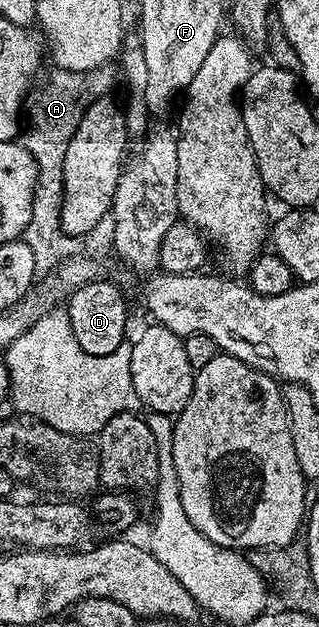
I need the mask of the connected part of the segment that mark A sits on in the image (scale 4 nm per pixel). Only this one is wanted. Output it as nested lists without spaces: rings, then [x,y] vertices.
[[[54,68],[53,73],[46,79],[45,83],[38,88],[32,88],[24,98],[24,110],[29,115],[29,129],[24,130],[21,137],[21,143],[33,155],[34,161],[38,167],[38,181],[35,184],[33,207],[31,208],[30,221],[26,225],[23,232],[22,240],[33,252],[34,271],[38,278],[46,278],[54,273],[60,265],[71,260],[79,252],[80,240],[68,233],[60,227],[60,211],[64,201],[64,165],[65,154],[69,147],[69,142],[77,129],[81,115],[93,104],[97,99],[108,96],[112,91],[115,83],[117,85],[119,75],[118,72],[102,73],[100,69],[81,71],[63,70]]]

